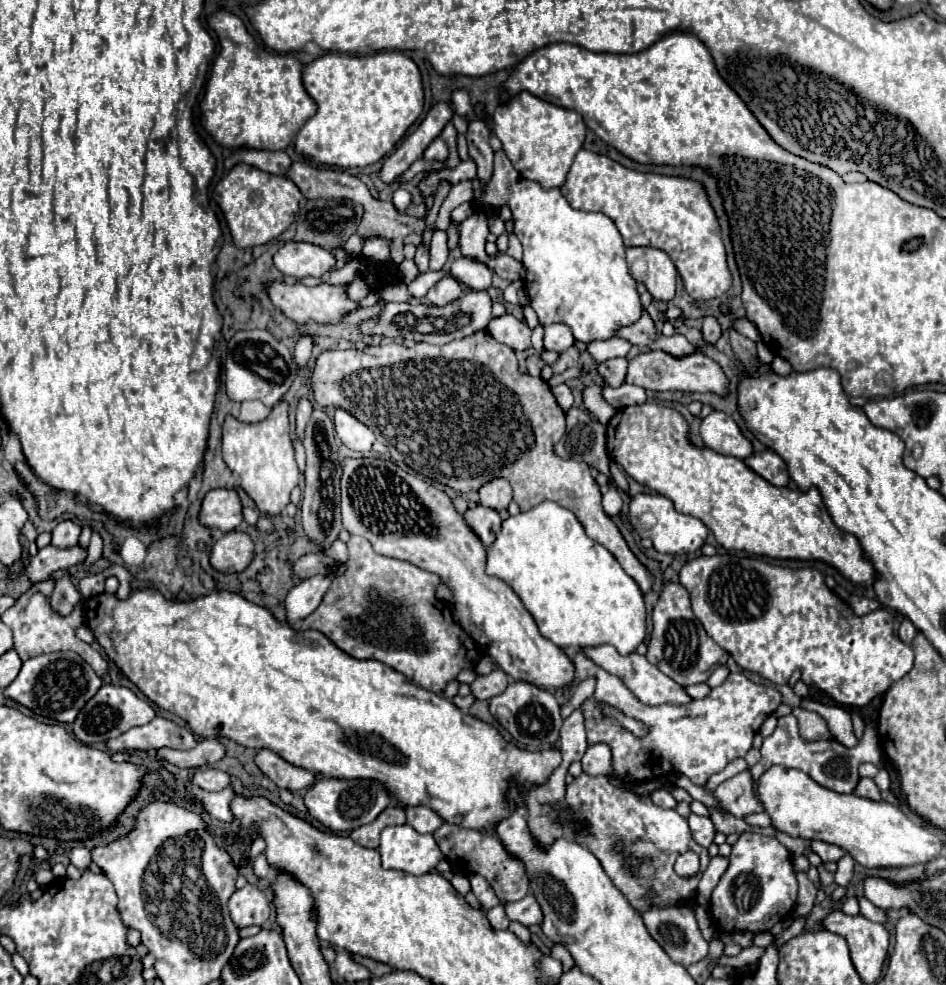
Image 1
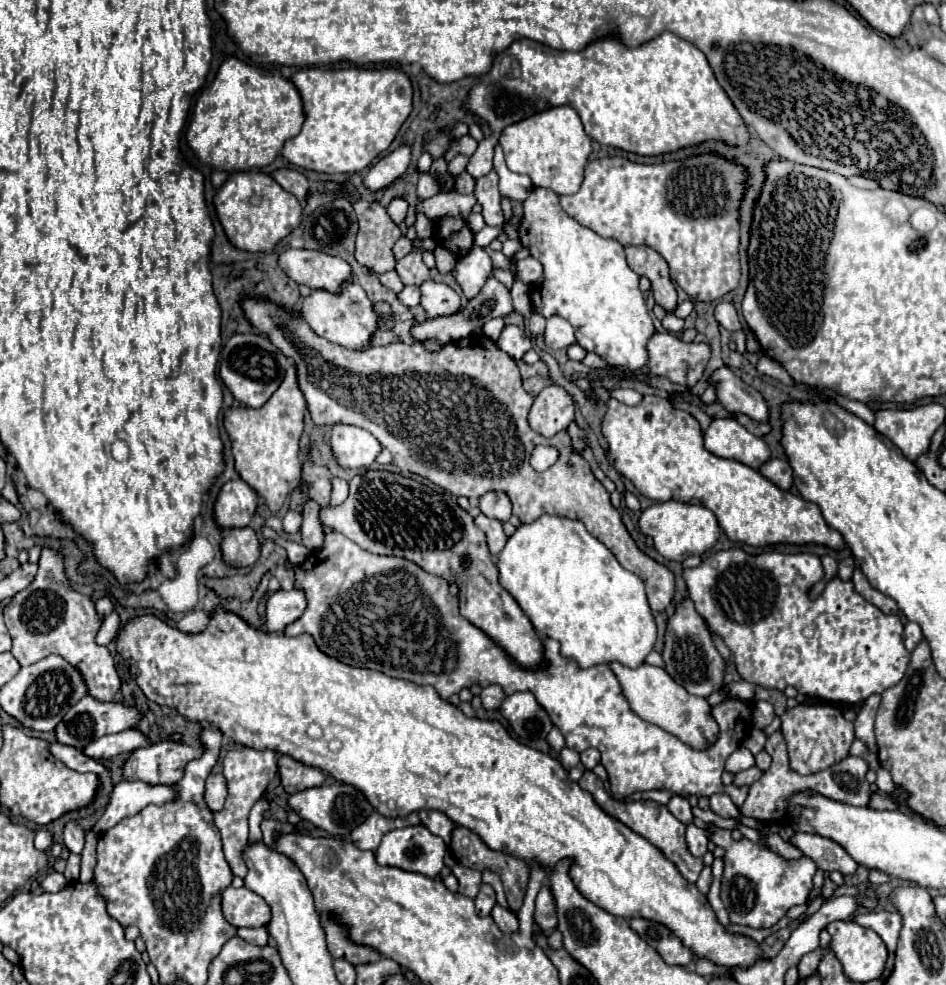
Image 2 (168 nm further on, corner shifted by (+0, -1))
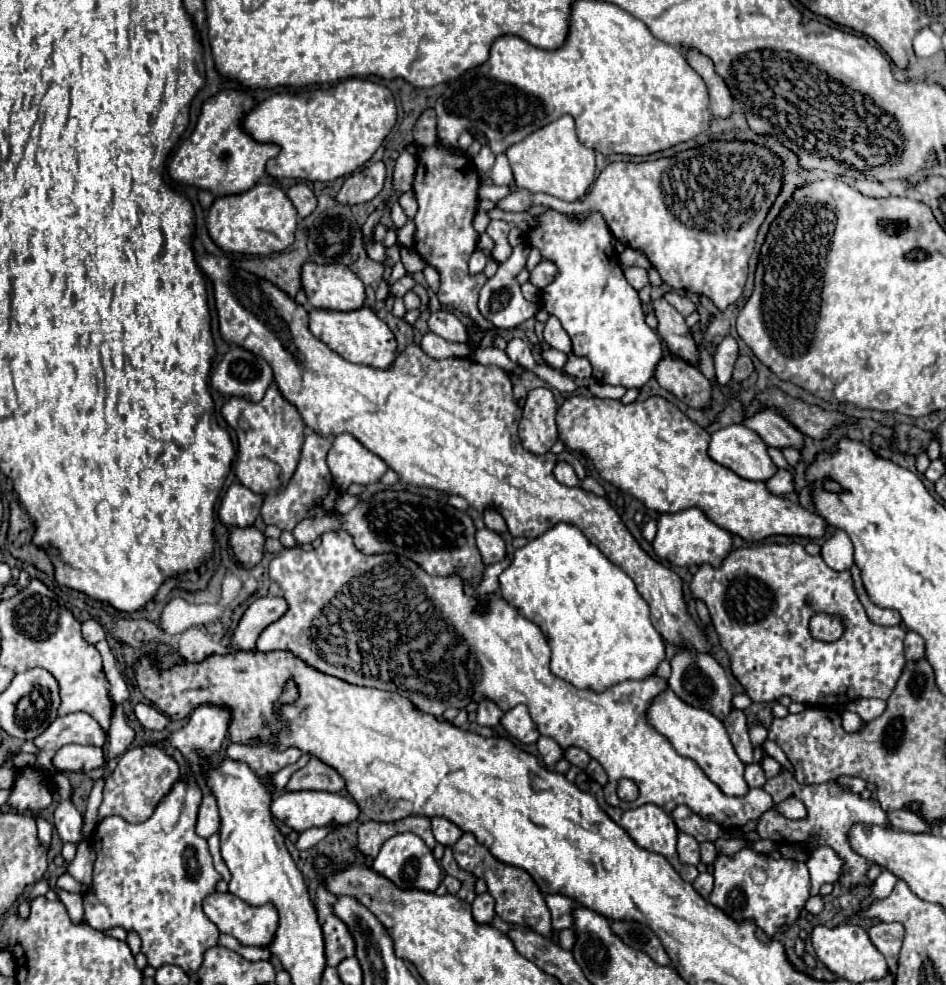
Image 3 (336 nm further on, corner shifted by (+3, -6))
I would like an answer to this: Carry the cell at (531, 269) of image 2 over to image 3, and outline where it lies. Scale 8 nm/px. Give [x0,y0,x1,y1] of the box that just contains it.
[529,261,557,289]

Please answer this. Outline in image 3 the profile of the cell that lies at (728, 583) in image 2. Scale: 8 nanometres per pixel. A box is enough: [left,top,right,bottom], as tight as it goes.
[691,543,905,705]

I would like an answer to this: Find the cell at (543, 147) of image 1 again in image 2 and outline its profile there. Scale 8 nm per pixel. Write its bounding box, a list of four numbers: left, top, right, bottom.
[500,106,592,194]

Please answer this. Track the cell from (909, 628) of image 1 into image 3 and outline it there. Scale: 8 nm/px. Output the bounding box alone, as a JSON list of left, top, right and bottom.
[905,631,925,661]

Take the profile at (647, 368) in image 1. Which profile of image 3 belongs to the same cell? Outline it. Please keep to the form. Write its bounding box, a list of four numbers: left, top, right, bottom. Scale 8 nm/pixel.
[743,409,803,451]

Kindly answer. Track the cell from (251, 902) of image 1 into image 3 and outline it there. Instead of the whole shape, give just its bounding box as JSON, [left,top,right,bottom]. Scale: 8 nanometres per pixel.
[203,891,279,947]

